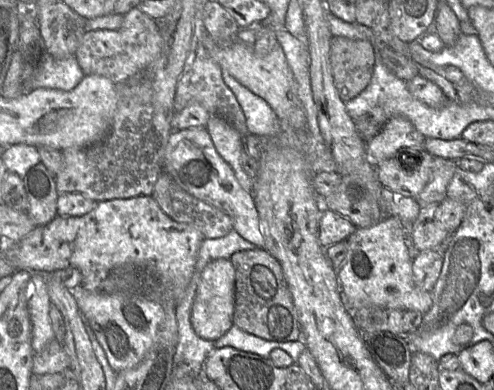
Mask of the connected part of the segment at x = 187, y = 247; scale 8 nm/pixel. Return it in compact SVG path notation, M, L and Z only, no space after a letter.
M148 195L99 201L92 211L82 216L72 217L57 214L57 216L49 223L34 228L30 233L22 237L14 245L18 246L17 270L24 269L32 272L54 272L55 270L62 268L74 267L78 268L82 273L83 281L81 284L91 292L99 294L118 294L155 302L167 300L175 300L178 302L184 296L191 281L195 271L198 251L203 240L203 235L197 229L188 224L173 220L161 209L154 197L152 195Z

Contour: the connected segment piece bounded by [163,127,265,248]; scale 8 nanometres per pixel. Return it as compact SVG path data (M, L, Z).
M207 127L173 130L165 148L163 171L185 191L224 211L244 239L257 248L264 247L254 197L240 185L231 166L217 152Z

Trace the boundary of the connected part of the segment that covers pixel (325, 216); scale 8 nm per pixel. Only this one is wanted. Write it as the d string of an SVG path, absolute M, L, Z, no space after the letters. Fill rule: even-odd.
M322 206L318 238L324 248L347 240L356 228L357 227L345 216Z

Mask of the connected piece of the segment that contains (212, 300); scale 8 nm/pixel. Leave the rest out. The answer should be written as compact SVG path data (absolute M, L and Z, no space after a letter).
M230 259L211 261L201 272L200 282L192 307L191 324L198 336L215 341L232 325L235 305L235 269Z

